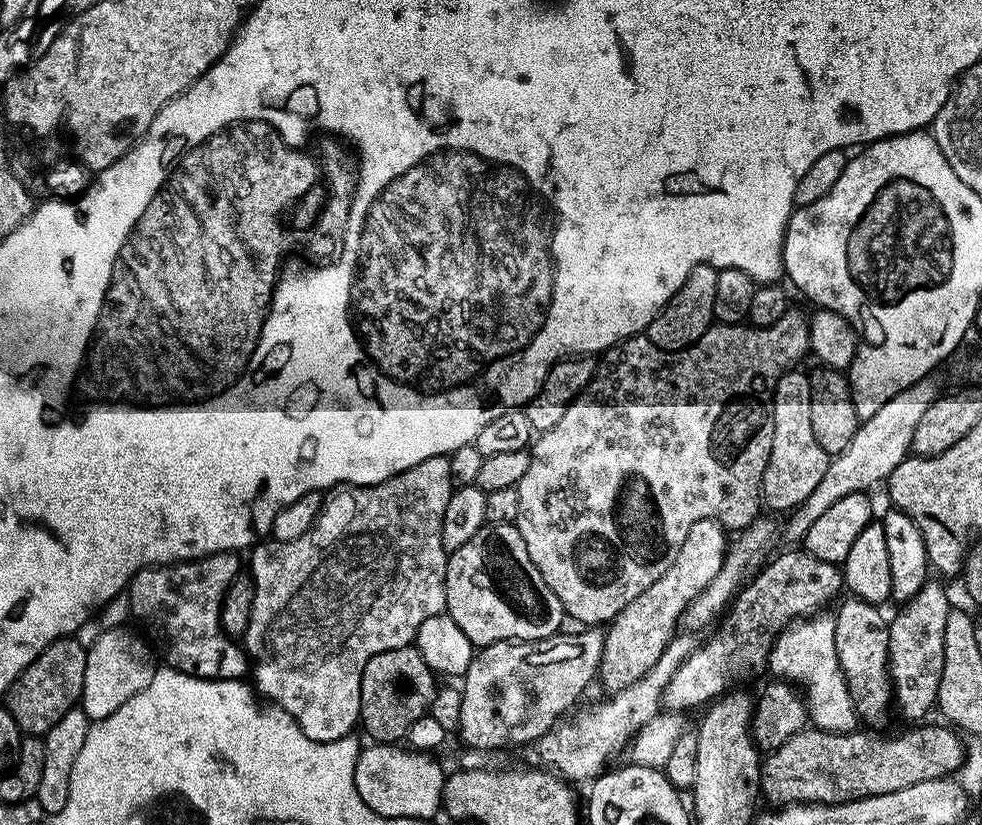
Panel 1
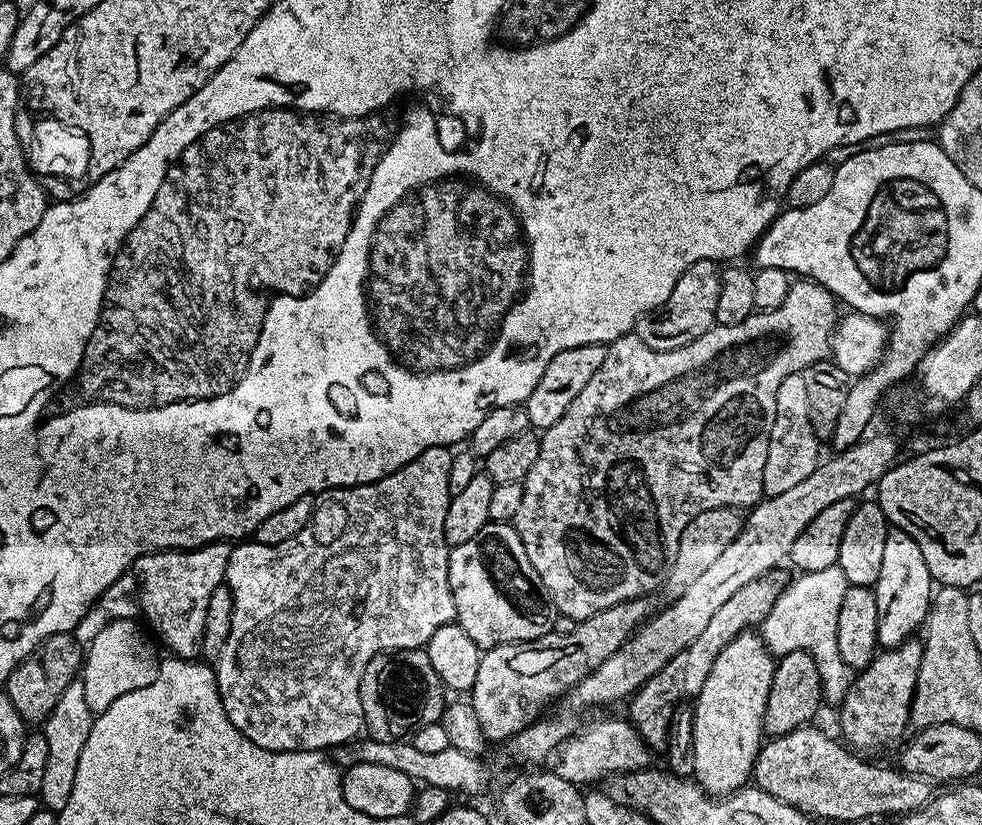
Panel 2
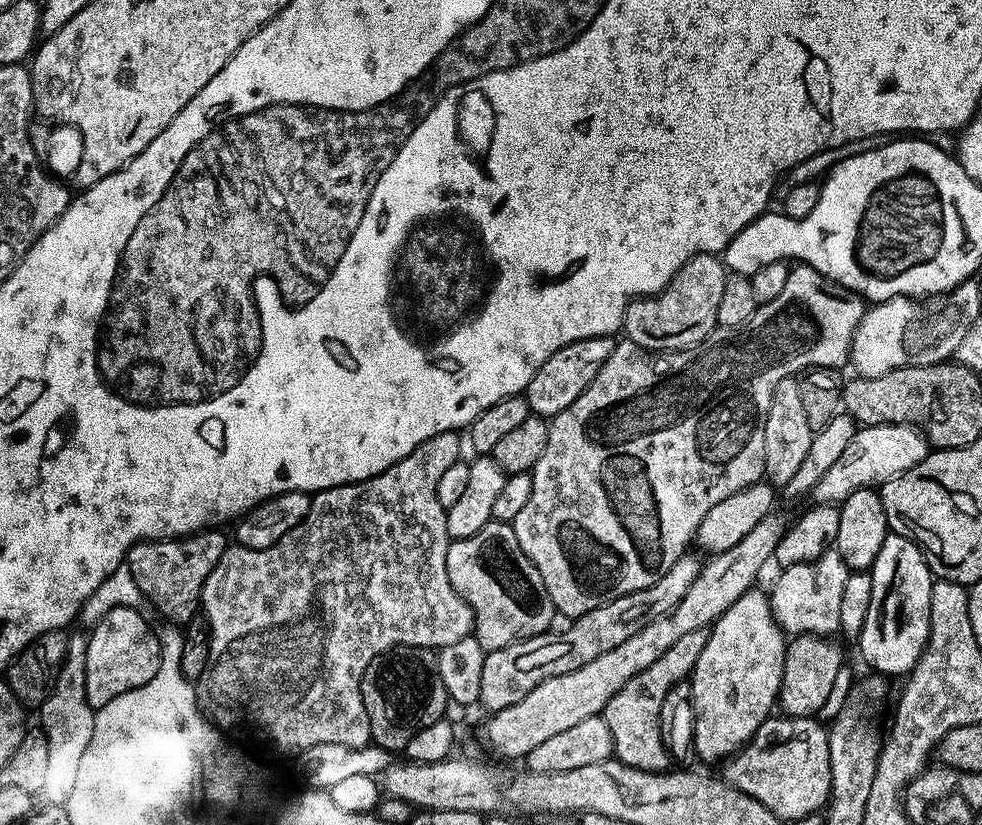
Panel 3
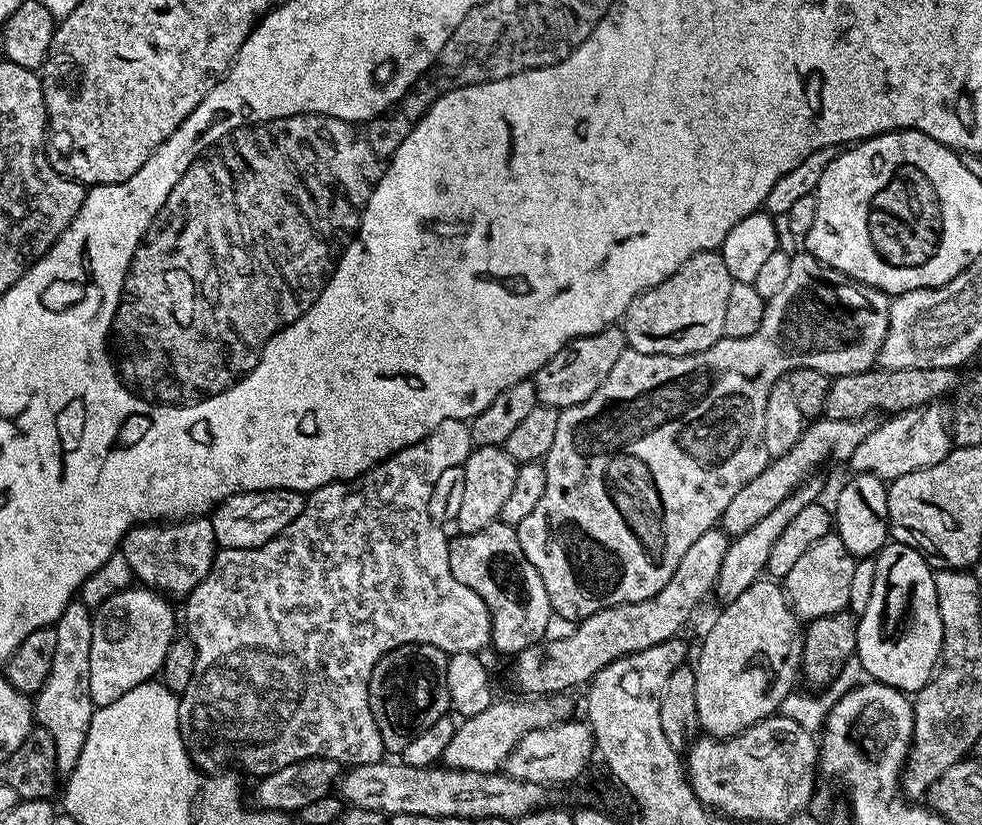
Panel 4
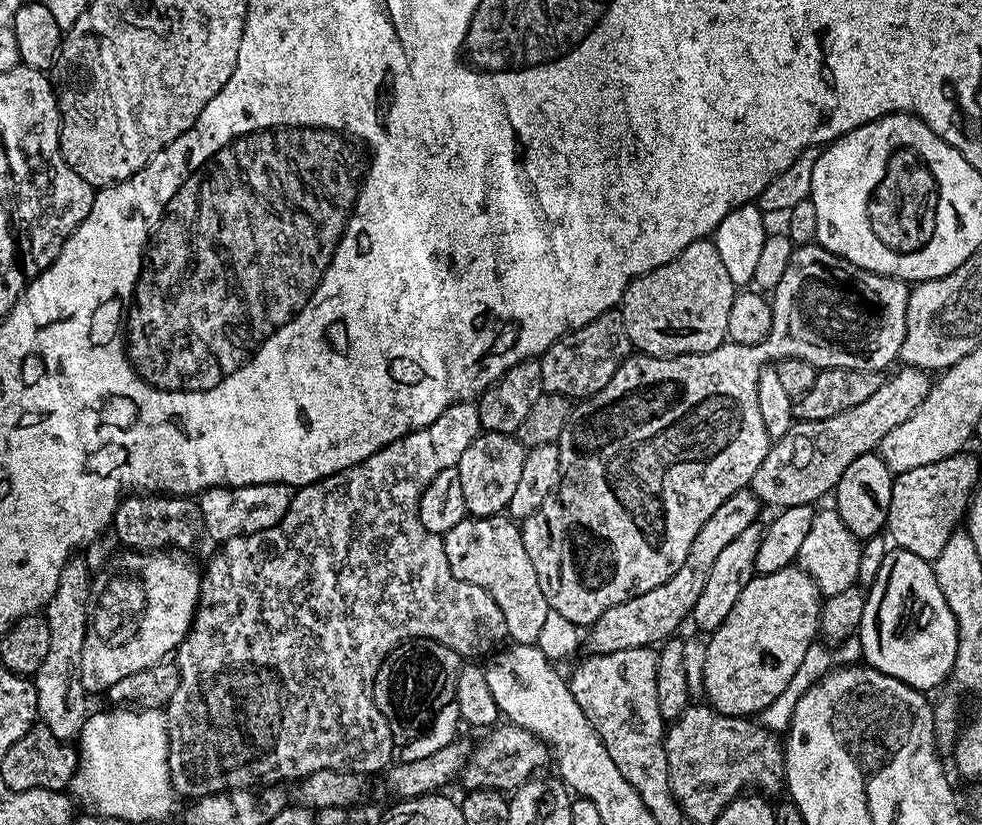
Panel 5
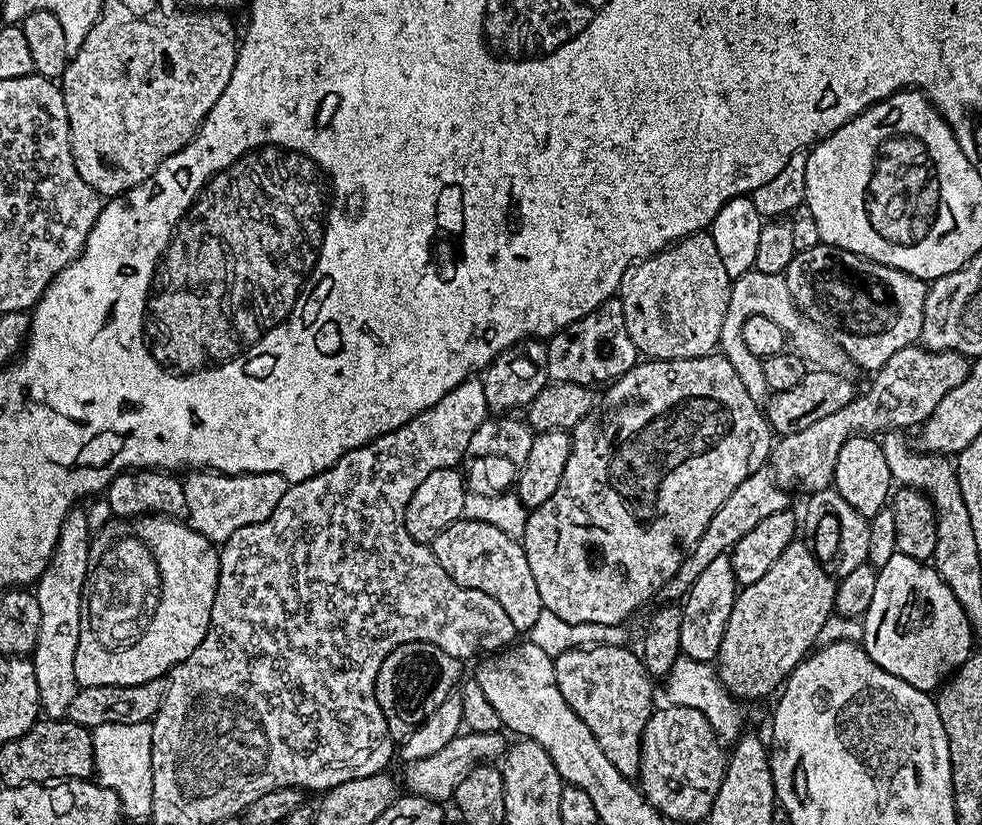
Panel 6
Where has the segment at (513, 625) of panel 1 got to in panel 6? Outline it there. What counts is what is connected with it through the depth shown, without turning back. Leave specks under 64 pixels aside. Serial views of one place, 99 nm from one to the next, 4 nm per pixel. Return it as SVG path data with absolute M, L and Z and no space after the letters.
M461 518L446 526L432 540L430 547L438 562L442 562L442 570L446 570L446 574L450 574L458 586L490 594L490 598L494 598L494 602L506 610L517 633L530 632L545 606L538 594L538 585L534 583L534 574L530 574L530 562L526 562L524 546L519 539L492 526L490 522Z

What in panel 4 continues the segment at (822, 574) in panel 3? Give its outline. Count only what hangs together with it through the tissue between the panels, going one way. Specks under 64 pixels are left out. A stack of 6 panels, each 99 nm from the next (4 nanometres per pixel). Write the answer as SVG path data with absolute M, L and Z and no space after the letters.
M830 531L822 538L818 538L814 546L810 546L810 550L806 550L802 558L798 558L798 562L794 562L790 574L782 577L782 587L792 611L801 621L811 622L848 608L856 561L857 557L852 556L850 550L846 550L842 538L838 538L835 531Z

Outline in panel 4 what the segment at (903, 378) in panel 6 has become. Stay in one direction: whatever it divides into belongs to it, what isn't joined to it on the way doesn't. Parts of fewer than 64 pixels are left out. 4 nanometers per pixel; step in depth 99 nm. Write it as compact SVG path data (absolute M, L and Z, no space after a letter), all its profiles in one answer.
M875 415L863 416L861 420L813 419L785 456L775 457L764 467L762 474L758 474L758 478L750 478L750 482L746 482L746 486L742 486L742 490L738 490L734 498L730 498L730 506L726 506L722 517L724 531L729 537L746 534L750 526L754 526L761 518L766 518L766 514L770 514L770 510L774 510L778 502L784 502L794 489L805 483L813 475L812 468L818 467L823 460L851 461L862 438L876 429L877 423Z

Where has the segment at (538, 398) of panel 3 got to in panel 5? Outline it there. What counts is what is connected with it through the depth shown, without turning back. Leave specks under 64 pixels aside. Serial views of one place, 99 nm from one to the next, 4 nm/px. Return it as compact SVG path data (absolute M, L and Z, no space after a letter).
M618 310L598 314L594 322L568 332L561 340L555 340L539 357L542 366L542 386L545 392L562 394L573 402L579 402L598 394L614 378L614 370L633 351L626 334L626 322Z

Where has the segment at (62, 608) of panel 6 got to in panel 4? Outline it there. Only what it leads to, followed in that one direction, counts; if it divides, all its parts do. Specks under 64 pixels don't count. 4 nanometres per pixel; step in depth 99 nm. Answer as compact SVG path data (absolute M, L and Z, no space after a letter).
M79 602L66 606L54 625L58 634L58 646L54 649L54 666L50 666L50 678L34 696L34 720L54 738L56 770L71 774L82 758L82 746L86 746L86 734L90 730L94 705L90 698L90 638L94 638L93 613Z

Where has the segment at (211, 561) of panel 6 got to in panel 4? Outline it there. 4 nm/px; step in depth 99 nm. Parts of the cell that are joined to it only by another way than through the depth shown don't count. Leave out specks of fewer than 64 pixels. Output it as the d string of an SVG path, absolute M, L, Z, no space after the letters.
M135 587L124 588L106 597L92 618L90 698L96 708L122 698L122 694L134 690L134 686L149 683L161 671L163 660L178 632L178 616L172 613L167 604L169 601L151 588Z

